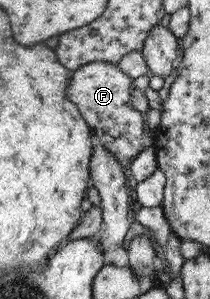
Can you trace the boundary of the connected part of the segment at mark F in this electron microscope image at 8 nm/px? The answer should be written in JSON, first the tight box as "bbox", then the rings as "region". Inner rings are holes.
{"bbox":[65,61,153,167],"region":[[[94,61],[71,73],[65,91],[67,98],[76,106],[88,126],[92,146],[100,145],[110,150],[122,167],[153,143],[145,126],[144,115],[130,104],[130,92],[133,88],[132,79],[115,64]]]}

